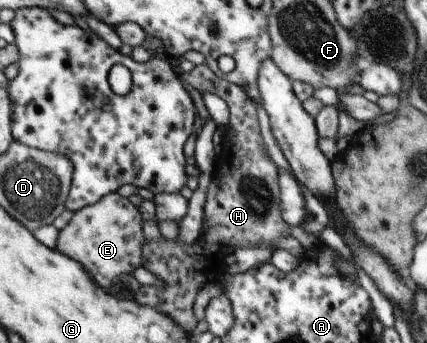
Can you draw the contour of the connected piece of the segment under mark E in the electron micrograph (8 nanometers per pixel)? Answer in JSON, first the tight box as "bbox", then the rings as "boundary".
{"bbox":[57,193,145,286],"boundary":[[[109,193],[93,205],[76,210],[71,220],[60,229],[57,238],[57,250],[75,258],[75,262],[83,262],[91,274],[95,274],[95,282],[99,286],[107,286],[119,274],[132,274],[141,264],[141,244],[145,241],[142,233],[142,215],[134,206],[118,193]]]}

